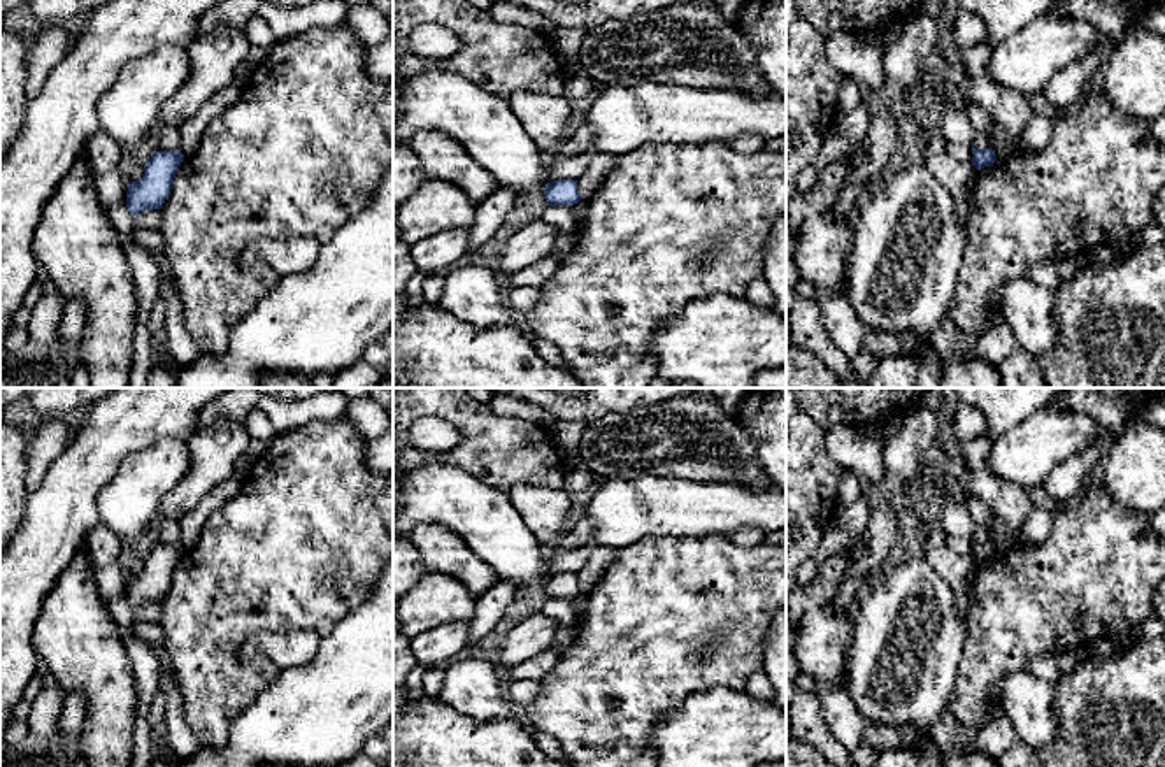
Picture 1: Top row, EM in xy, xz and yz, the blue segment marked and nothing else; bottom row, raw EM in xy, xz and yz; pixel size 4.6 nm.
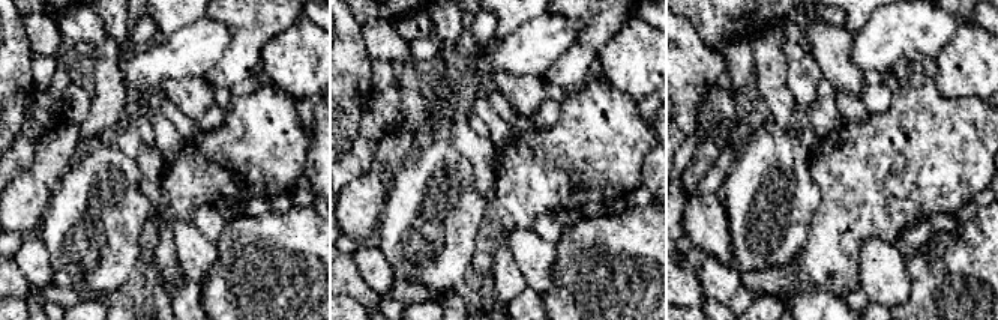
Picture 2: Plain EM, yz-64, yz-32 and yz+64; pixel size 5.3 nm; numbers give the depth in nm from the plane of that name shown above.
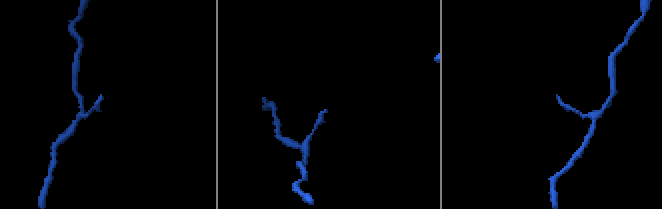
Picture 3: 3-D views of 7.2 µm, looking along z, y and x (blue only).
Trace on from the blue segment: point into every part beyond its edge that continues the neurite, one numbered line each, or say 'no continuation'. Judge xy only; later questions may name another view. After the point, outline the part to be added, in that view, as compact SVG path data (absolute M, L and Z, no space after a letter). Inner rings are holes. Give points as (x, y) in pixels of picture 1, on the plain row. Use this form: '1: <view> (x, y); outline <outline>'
no continuation

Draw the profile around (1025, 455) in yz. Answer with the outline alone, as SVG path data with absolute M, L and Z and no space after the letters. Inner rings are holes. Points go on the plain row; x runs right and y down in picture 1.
M1046 405L993 439L986 467L1011 484L1039 486L1056 465L1086 451L1100 435L1090 416Z

